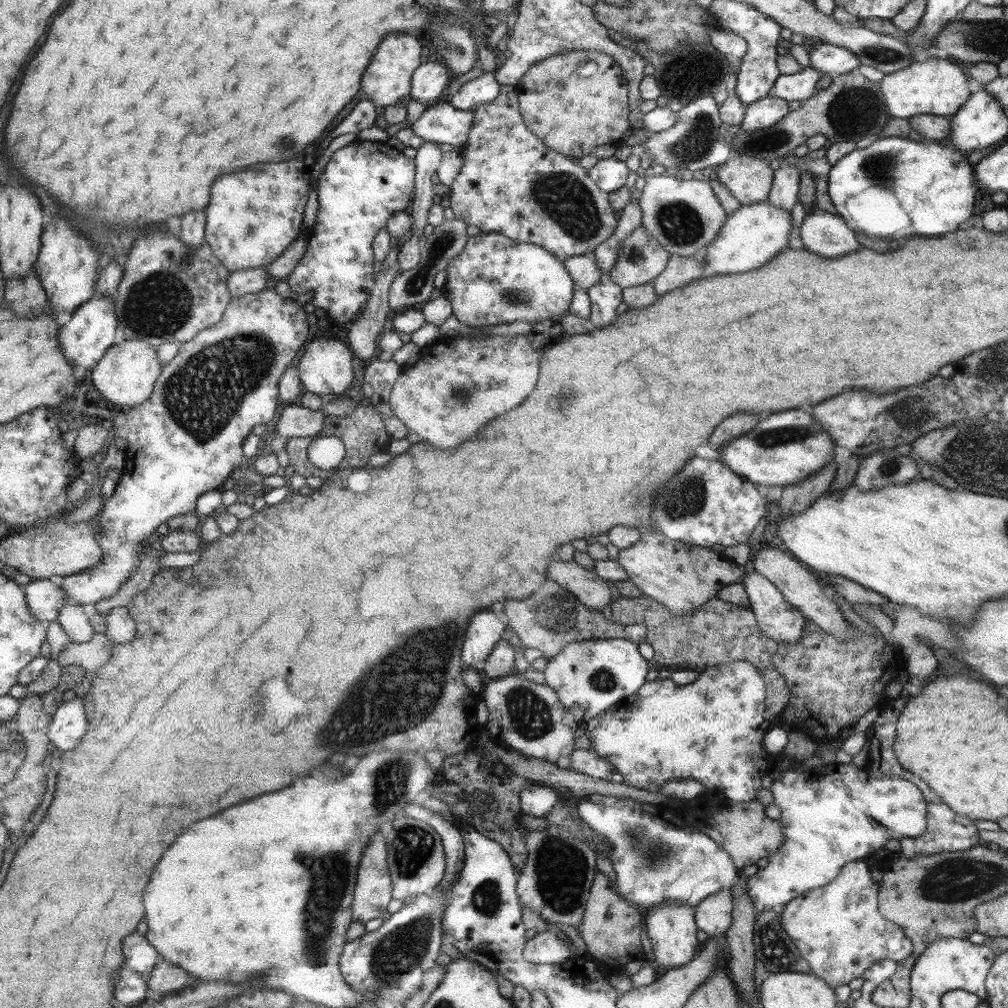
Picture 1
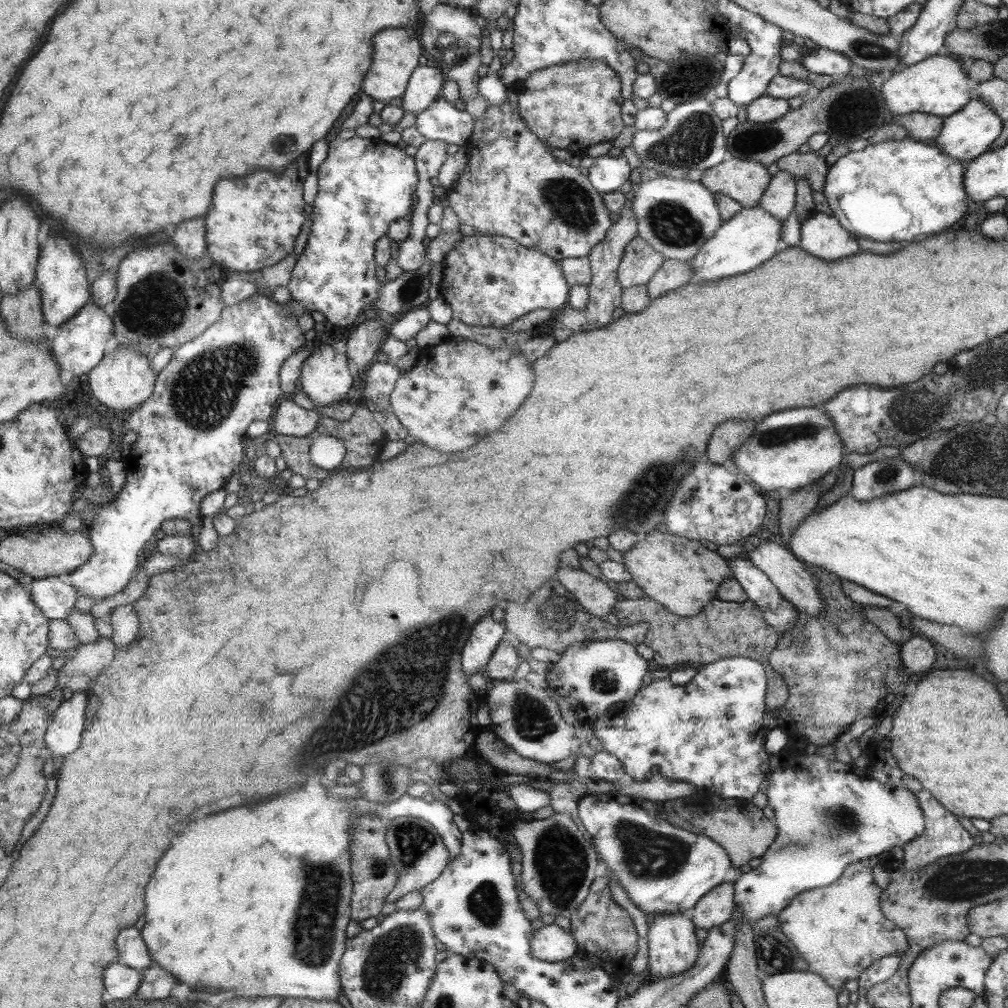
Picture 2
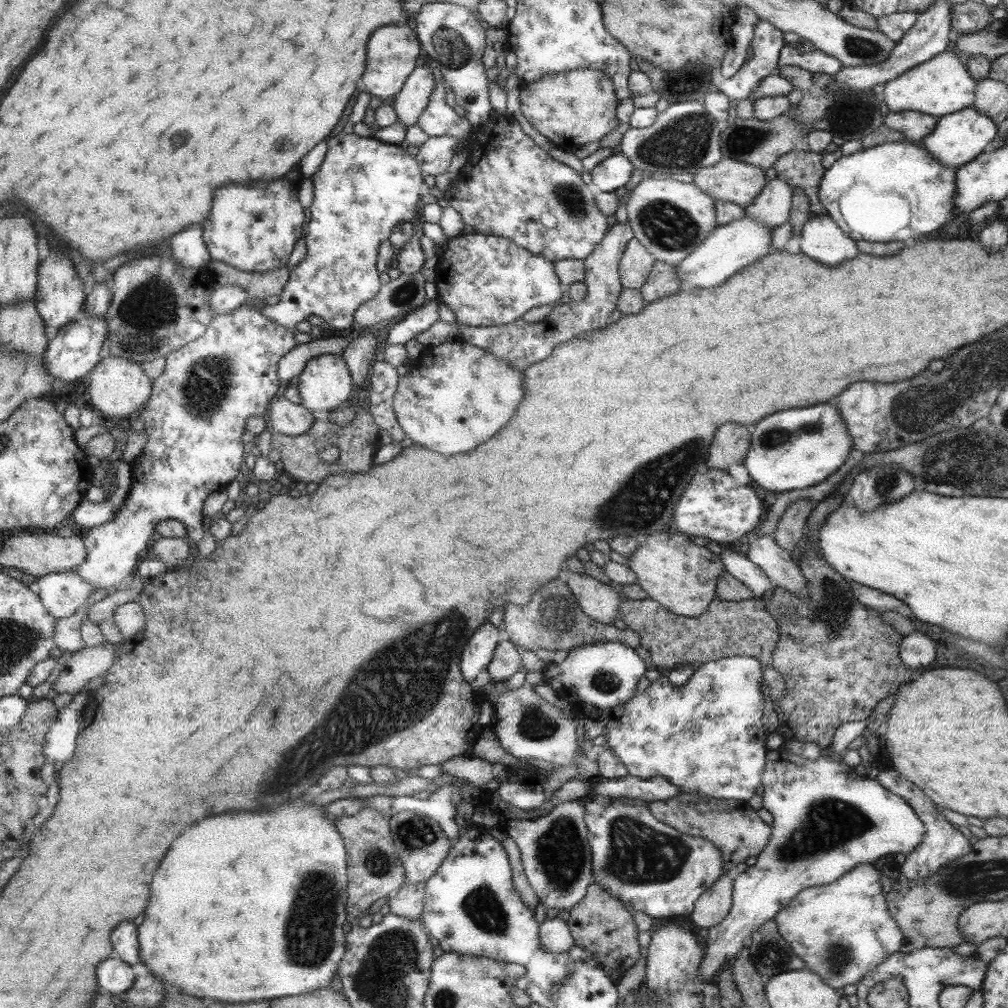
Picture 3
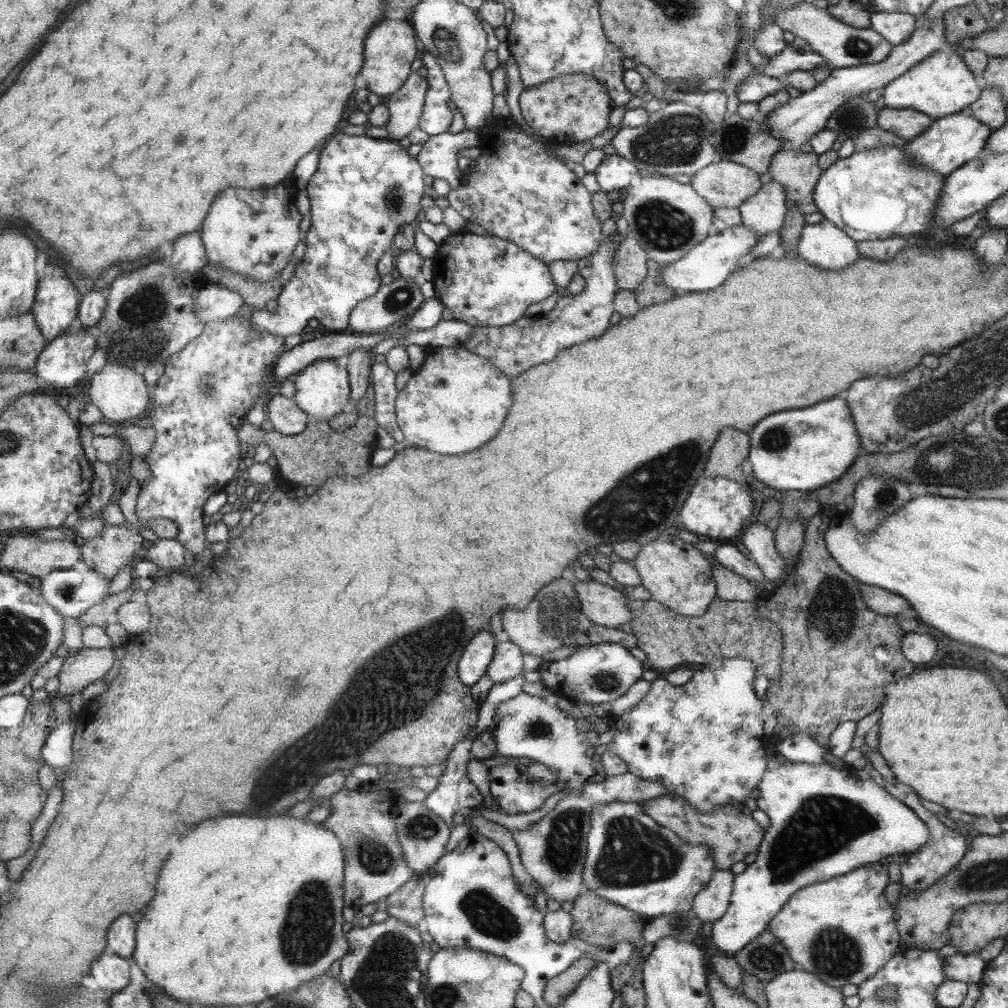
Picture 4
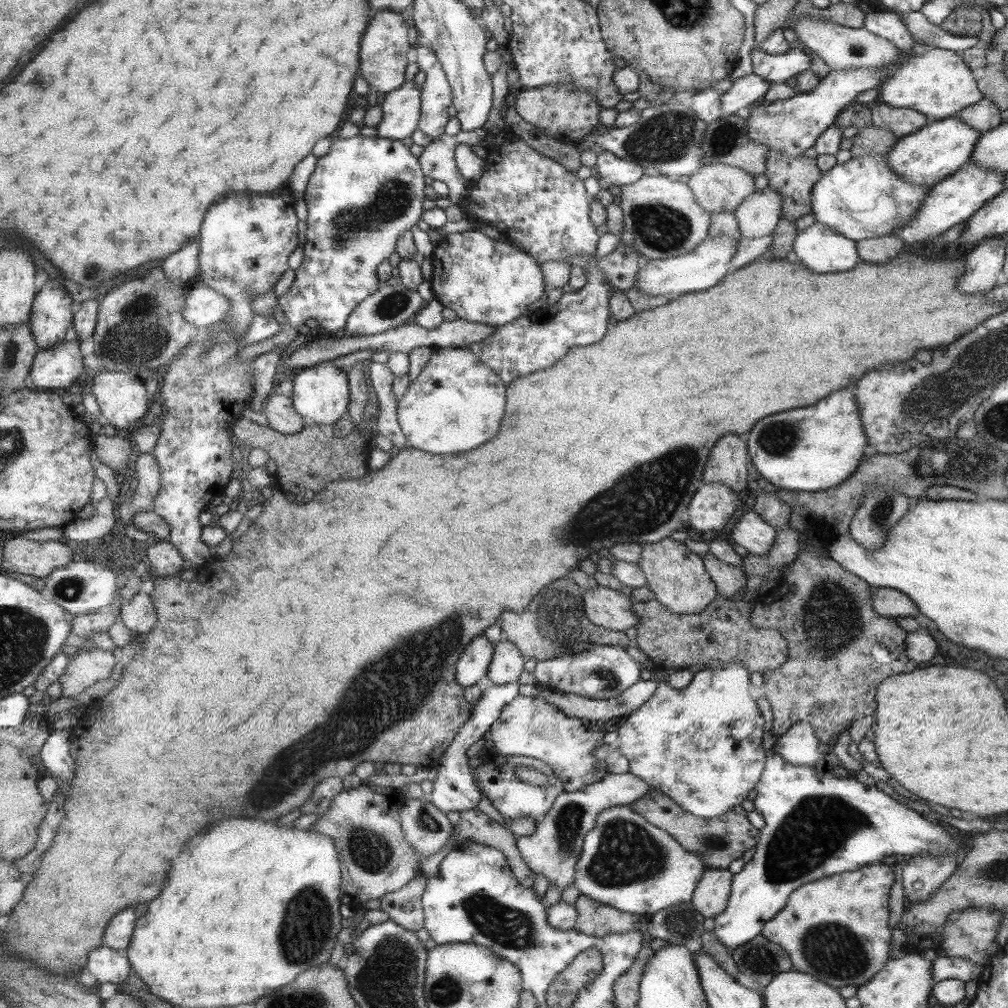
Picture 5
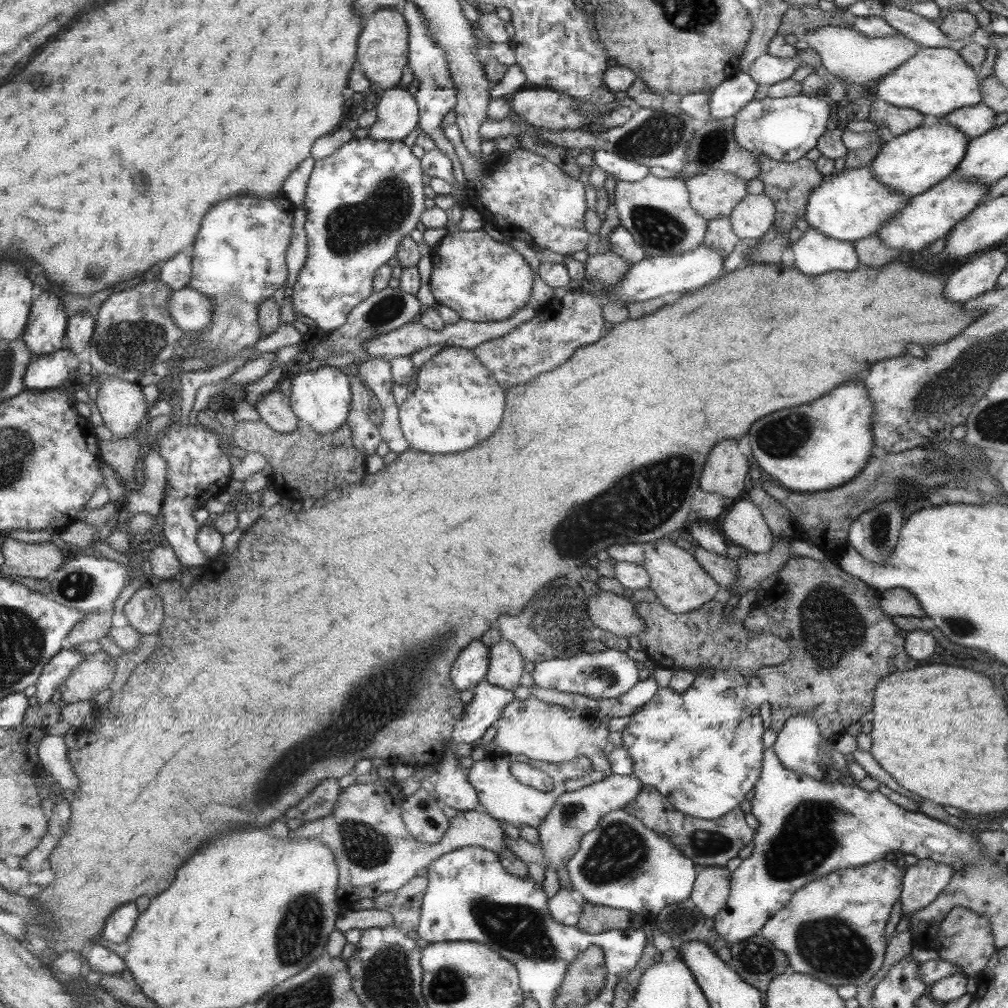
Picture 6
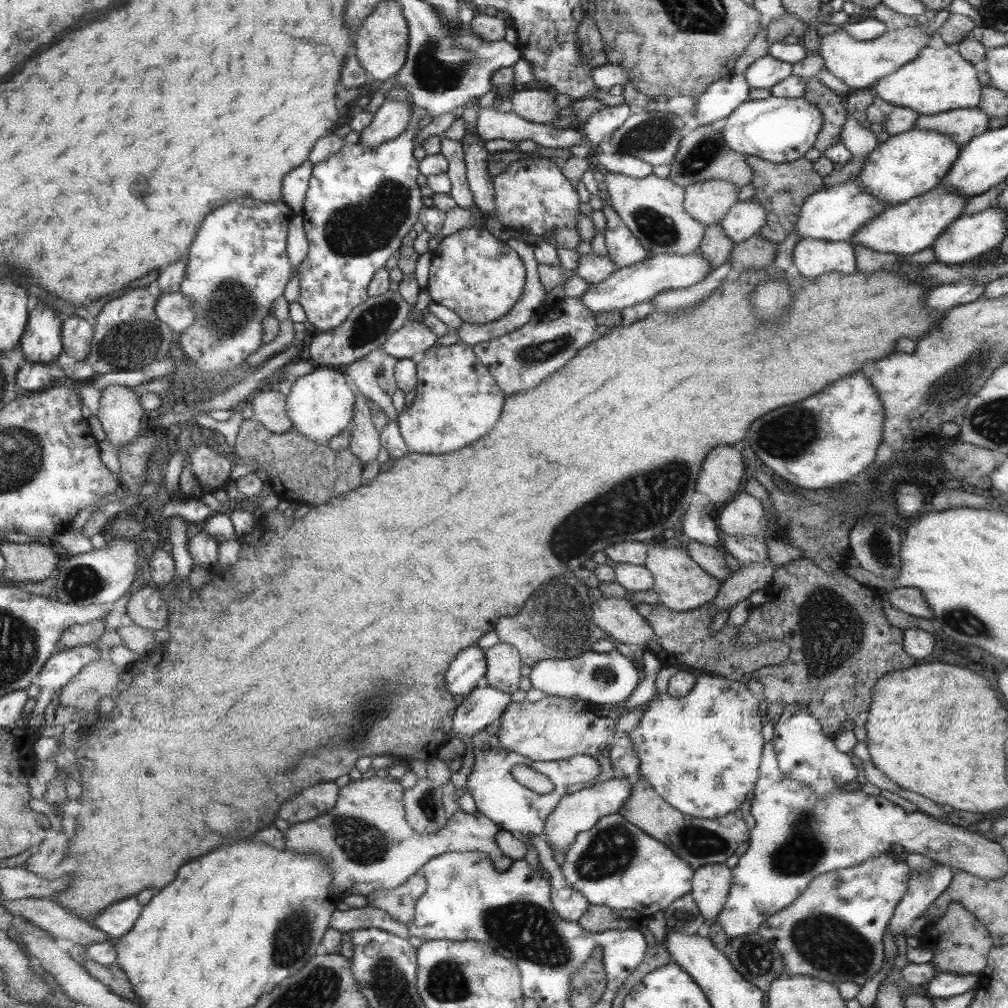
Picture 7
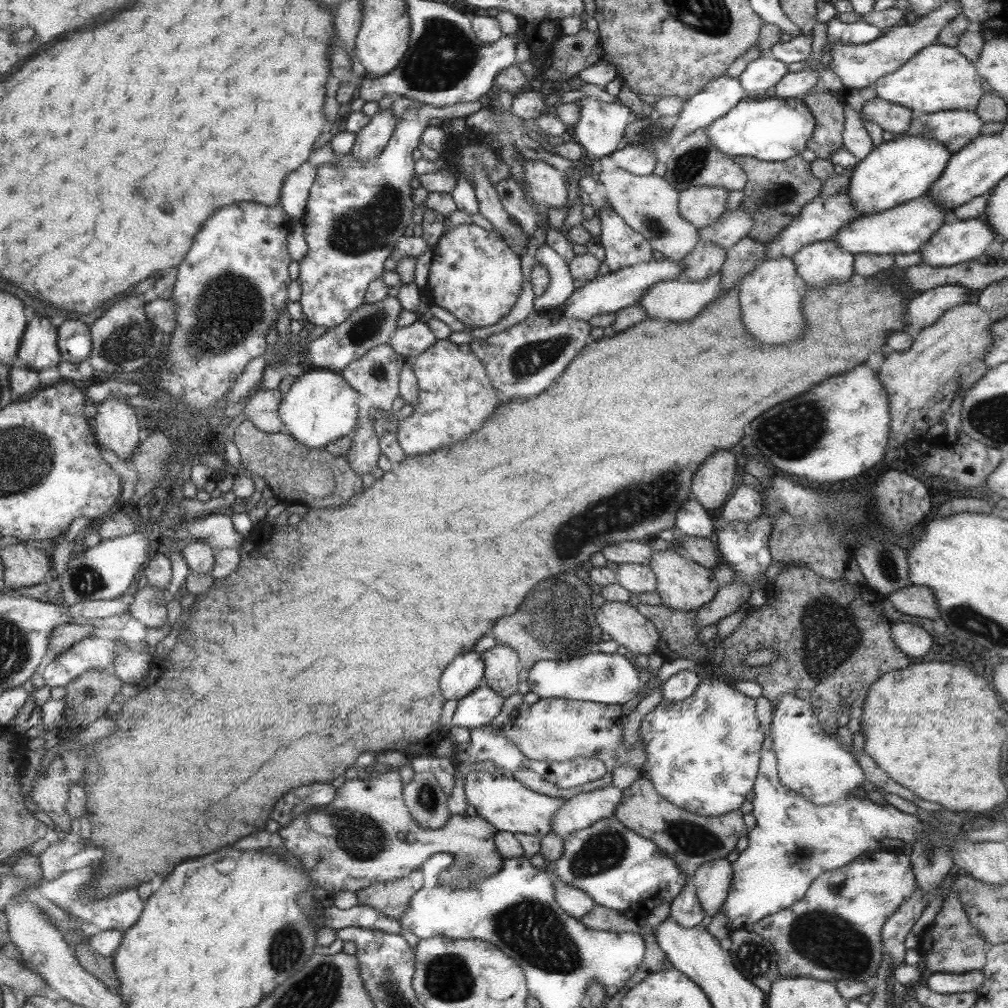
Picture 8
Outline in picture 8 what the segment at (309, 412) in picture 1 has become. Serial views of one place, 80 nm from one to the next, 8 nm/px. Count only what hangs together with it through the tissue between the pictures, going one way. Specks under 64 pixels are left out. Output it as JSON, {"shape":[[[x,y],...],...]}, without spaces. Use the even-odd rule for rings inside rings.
{"shape":[[[256,390],[248,398],[244,409],[245,420],[251,421],[259,430],[277,433],[284,430],[284,420],[280,417],[283,395],[276,390]]]}

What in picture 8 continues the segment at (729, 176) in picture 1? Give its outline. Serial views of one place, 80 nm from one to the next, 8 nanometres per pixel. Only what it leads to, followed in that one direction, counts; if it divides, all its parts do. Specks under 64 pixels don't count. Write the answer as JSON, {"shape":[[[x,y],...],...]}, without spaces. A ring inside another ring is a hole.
{"shape":[[[693,186],[679,192],[679,213],[697,229],[715,223],[725,212],[728,190],[721,186]]]}

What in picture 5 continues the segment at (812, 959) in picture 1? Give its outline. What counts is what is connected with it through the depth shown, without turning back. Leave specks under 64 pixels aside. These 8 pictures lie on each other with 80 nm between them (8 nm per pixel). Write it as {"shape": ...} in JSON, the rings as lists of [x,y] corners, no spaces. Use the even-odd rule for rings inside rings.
{"shape":[[[881,862],[803,884],[778,914],[764,923],[760,936],[785,950],[797,972],[810,974],[833,988],[858,988],[889,958],[887,904],[891,884],[891,866]]]}

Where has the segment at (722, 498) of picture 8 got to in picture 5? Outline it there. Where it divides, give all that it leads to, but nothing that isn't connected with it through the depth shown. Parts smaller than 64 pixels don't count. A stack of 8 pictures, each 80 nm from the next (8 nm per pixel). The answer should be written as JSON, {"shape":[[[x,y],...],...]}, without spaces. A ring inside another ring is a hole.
{"shape":[[[723,436],[717,442],[717,448],[709,452],[708,463],[705,464],[702,482],[709,484],[720,481],[731,492],[746,493],[745,462],[749,460],[746,443],[737,436]]]}

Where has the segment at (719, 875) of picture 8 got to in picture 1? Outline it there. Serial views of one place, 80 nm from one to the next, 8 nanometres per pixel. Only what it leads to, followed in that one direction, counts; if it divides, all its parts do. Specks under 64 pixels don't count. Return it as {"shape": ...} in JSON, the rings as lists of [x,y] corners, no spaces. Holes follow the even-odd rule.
{"shape":[[[729,889],[715,892],[697,904],[693,913],[696,914],[697,929],[708,938],[723,936],[729,928],[732,917],[731,892]]]}

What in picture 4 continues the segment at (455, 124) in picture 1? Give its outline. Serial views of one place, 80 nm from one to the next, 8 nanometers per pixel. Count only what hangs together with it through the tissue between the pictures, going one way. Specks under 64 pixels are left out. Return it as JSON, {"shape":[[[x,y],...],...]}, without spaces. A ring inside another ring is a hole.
{"shape":[[[427,51],[421,54],[421,65],[426,68],[428,90],[424,96],[423,112],[420,116],[419,127],[432,137],[433,134],[449,132],[452,112],[447,108],[449,90],[446,80],[441,74],[440,66],[435,58]]]}

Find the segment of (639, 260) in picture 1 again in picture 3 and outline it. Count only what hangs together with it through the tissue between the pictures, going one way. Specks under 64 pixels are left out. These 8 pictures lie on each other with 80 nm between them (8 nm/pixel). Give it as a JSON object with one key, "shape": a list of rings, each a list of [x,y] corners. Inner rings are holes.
{"shape":[[[631,237],[618,262],[621,288],[638,289],[641,287],[655,262],[655,256],[640,241]]]}

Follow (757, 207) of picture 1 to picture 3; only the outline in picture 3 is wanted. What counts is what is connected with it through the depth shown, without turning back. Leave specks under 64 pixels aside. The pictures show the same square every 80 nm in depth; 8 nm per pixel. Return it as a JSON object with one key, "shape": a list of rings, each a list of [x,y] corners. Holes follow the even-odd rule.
{"shape":[[[744,214],[741,218],[715,226],[704,242],[694,248],[675,266],[676,277],[682,287],[688,288],[713,288],[723,284],[729,276],[735,274],[741,267],[751,264],[760,256],[772,252],[770,248],[770,230],[758,220],[753,220]]]}

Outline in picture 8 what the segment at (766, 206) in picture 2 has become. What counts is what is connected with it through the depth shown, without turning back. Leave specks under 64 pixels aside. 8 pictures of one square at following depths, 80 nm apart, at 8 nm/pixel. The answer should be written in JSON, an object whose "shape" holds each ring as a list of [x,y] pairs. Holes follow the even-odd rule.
{"shape":[[[737,207],[725,210],[715,223],[699,229],[699,240],[697,243],[714,244],[728,249],[740,238],[746,236],[751,225],[750,216],[742,208]]]}

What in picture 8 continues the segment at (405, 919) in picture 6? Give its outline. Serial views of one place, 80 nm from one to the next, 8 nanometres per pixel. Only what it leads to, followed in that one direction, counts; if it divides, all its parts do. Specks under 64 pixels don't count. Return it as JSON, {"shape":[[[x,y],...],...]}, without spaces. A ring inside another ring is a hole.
{"shape":[[[419,869],[395,882],[377,882],[367,888],[361,888],[357,895],[357,905],[371,906],[383,916],[395,919],[405,912],[413,894],[423,886]]]}

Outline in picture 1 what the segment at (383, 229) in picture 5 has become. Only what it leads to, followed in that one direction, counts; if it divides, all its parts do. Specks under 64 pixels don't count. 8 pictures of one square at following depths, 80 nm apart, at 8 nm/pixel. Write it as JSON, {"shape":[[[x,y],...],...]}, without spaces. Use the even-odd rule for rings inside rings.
{"shape":[[[357,138],[331,153],[316,181],[318,207],[315,223],[306,238],[304,255],[291,274],[286,276],[285,282],[293,294],[308,299],[314,308],[325,310],[332,320],[353,322],[365,300],[370,297],[373,286],[374,254],[371,254],[371,242],[386,226],[390,216],[409,206],[411,194],[415,194],[413,161],[389,148],[386,142],[362,141]]]}

